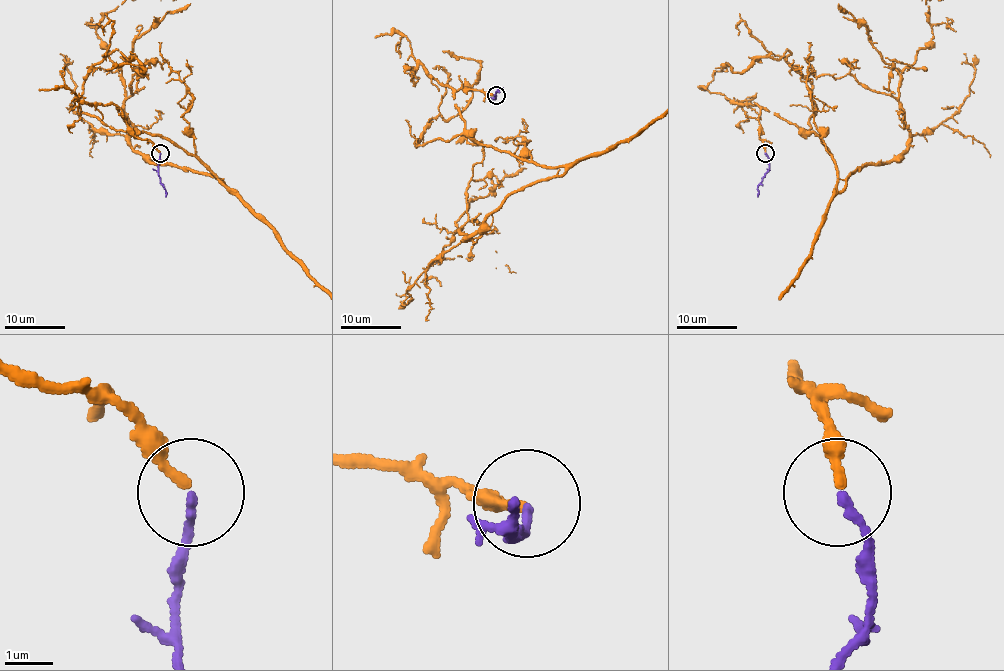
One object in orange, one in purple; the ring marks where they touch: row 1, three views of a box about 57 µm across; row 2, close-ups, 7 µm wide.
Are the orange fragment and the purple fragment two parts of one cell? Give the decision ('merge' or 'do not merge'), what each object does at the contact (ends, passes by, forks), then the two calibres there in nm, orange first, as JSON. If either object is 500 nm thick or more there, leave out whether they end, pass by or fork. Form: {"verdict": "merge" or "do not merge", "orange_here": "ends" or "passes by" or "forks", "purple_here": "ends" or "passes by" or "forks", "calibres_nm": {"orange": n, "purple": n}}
{"verdict": "merge", "orange_here": "ends", "purple_here": "ends", "calibres_nm": {"orange": 220, "purple": 170}}

